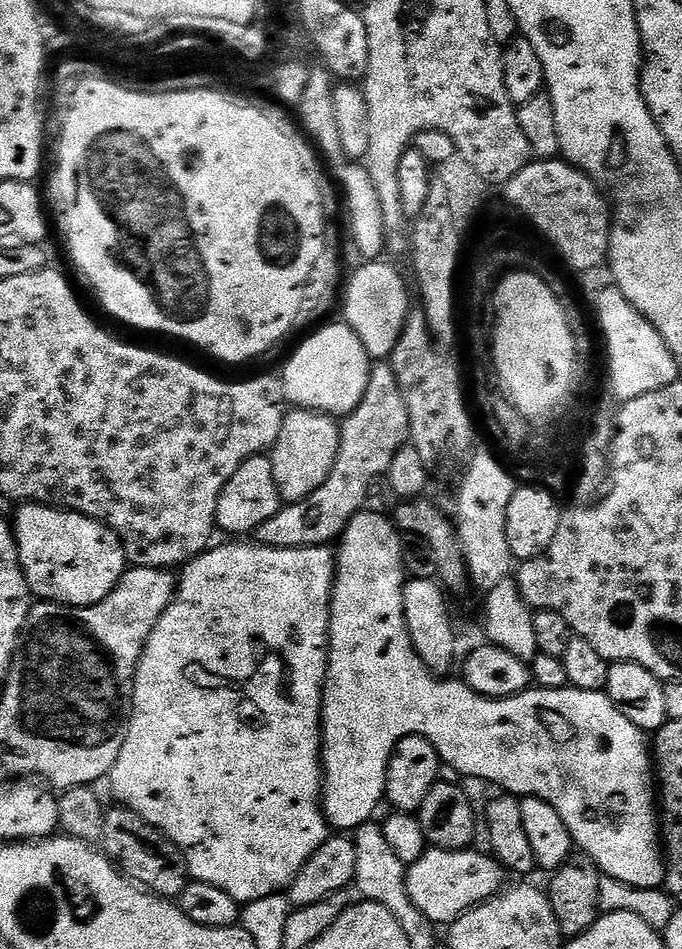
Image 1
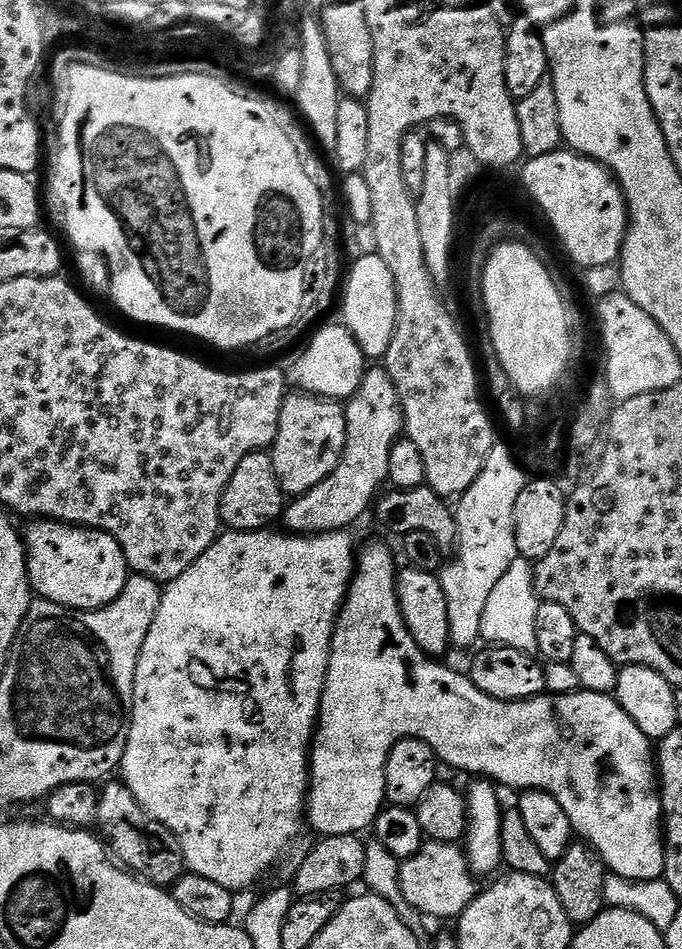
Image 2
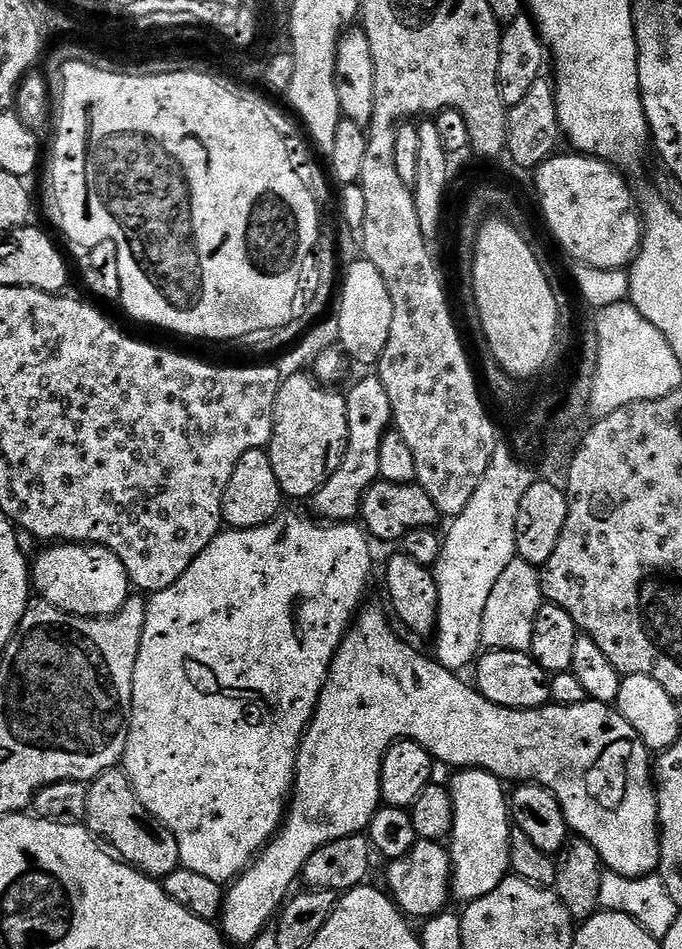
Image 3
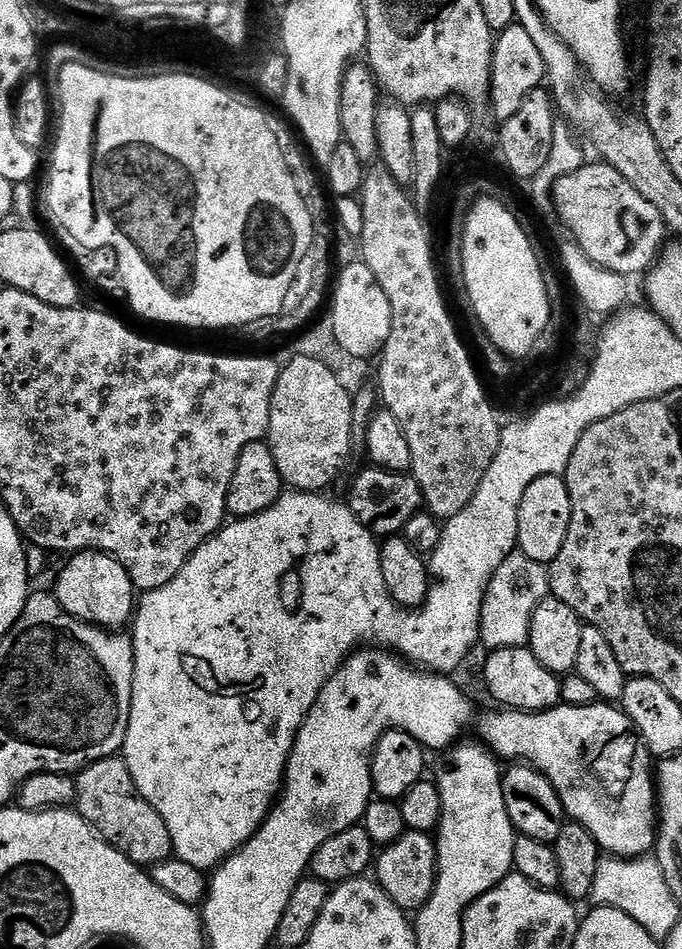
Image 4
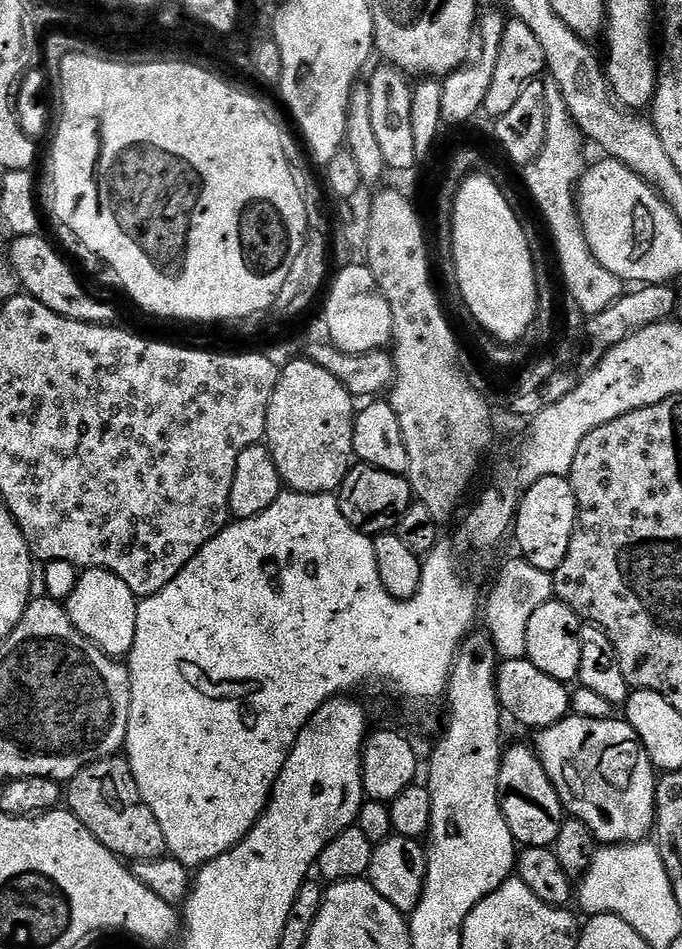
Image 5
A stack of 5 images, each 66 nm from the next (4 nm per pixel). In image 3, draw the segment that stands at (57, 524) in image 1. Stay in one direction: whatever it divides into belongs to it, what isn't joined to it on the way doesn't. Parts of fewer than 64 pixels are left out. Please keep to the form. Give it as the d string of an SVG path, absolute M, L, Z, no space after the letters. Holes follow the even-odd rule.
M56 542L30 564L30 580L42 599L72 616L114 616L128 601L130 581L126 566L109 548L97 544Z

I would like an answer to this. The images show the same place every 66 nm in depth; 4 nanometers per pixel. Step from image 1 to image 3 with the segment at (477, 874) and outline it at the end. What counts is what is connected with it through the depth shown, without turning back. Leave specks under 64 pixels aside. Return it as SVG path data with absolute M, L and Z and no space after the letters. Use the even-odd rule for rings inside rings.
M417 839L415 846L402 858L391 861L388 867L387 891L396 907L409 918L439 916L449 907L452 891L452 858L443 843Z

